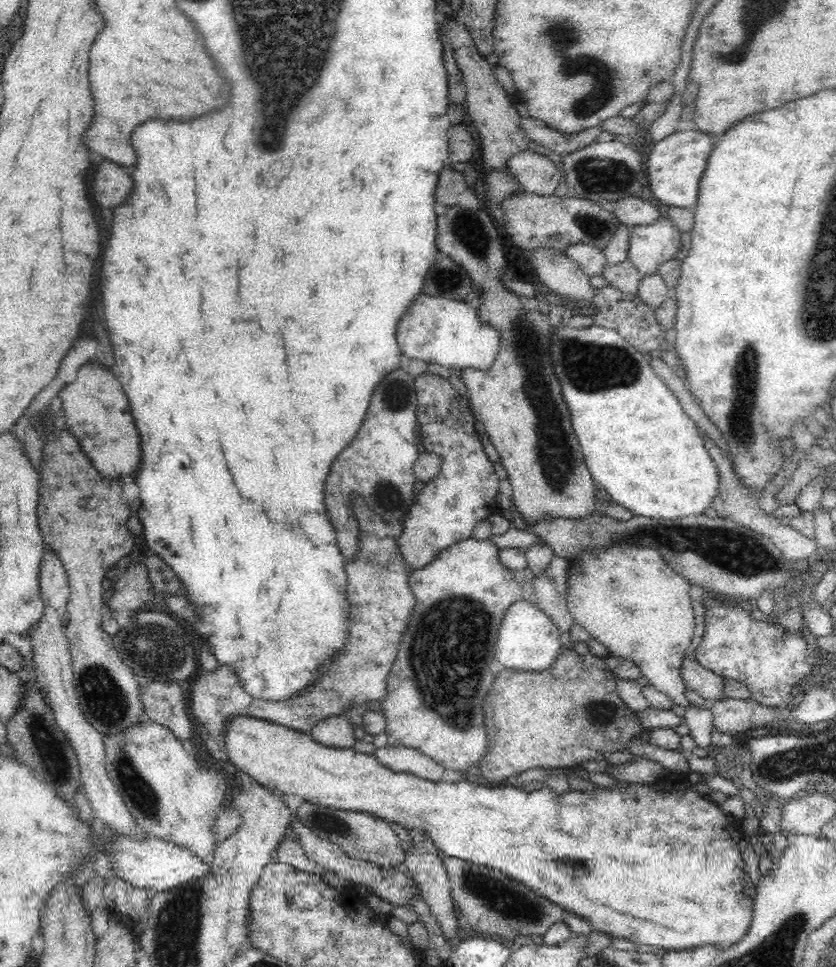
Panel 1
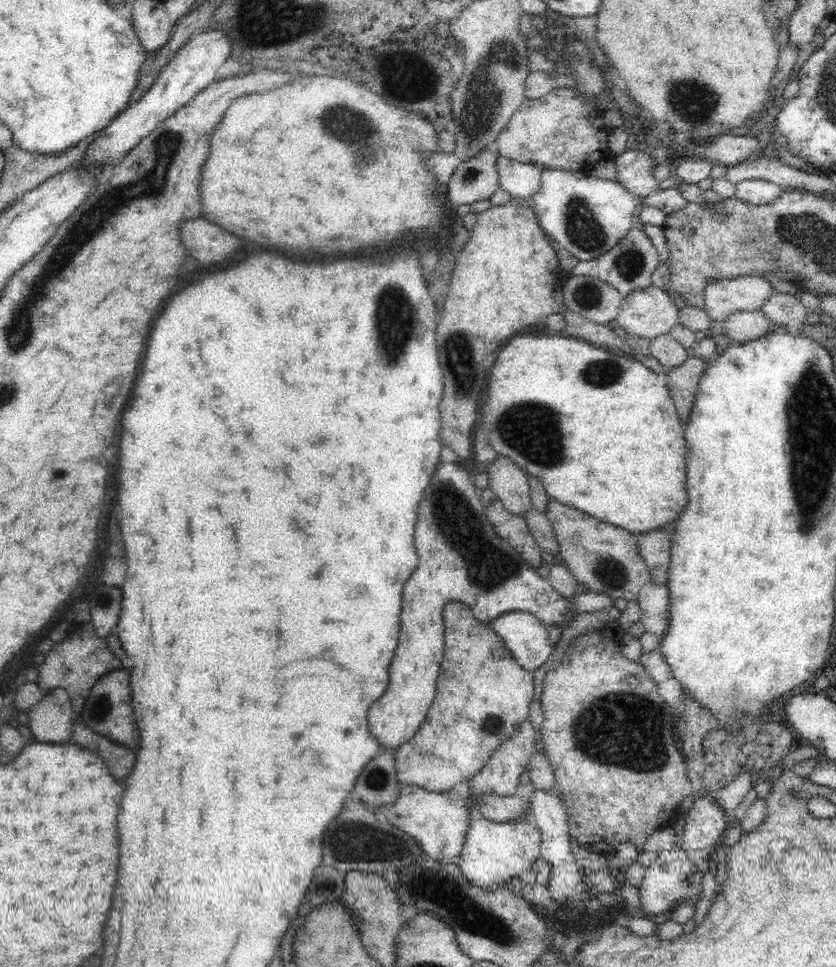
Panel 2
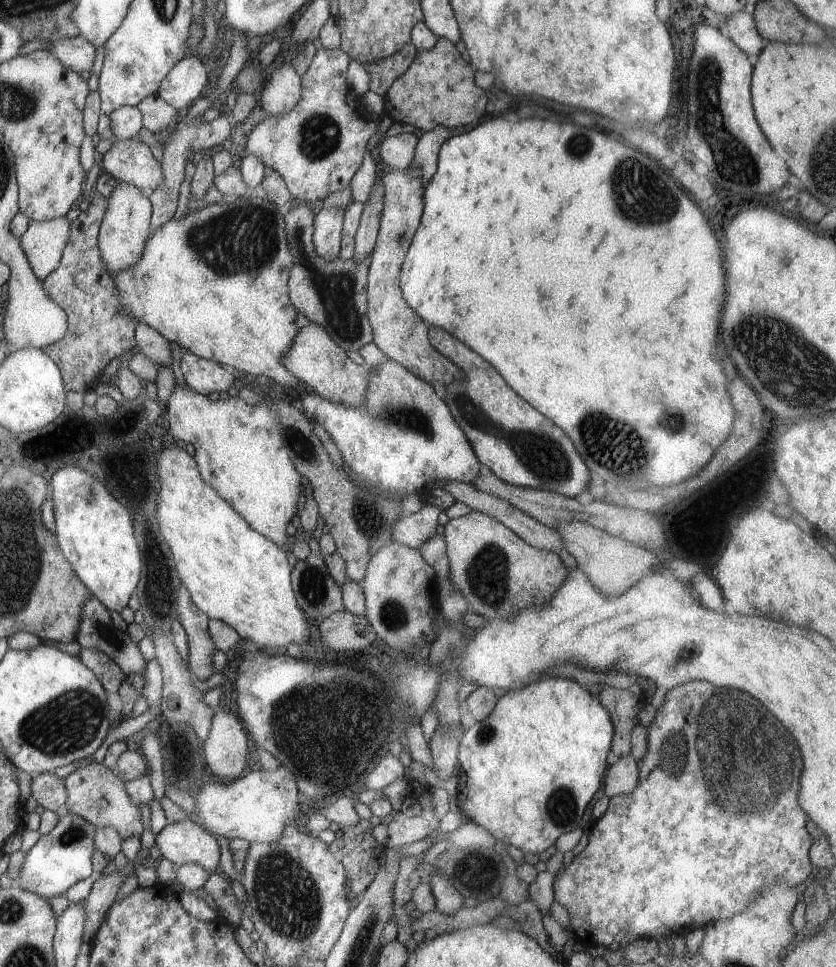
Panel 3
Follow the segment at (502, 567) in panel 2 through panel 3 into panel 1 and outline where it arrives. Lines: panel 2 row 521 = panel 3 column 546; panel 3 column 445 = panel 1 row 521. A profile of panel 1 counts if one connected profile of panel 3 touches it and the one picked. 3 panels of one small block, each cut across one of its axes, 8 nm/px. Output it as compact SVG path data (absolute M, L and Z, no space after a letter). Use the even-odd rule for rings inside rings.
M404 369L390 372L378 386L372 396L366 420L356 434L354 442L340 452L332 464L332 476L328 478L326 504L337 533L337 542L347 564L357 560L360 548L361 531L355 520L353 502L355 499L364 503L386 523L404 524L415 504L416 473L414 464L420 456L420 446L416 439L416 425L419 410L415 377Z

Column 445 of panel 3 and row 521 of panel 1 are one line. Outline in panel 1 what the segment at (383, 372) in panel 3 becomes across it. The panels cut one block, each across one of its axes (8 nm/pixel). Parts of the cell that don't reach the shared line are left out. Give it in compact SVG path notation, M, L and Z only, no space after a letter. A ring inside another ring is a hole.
M428 372L415 378L415 387L419 402L416 416L422 429L422 444L427 452L442 457L440 474L416 496L411 514L402 524L404 533L398 542L405 563L413 571L418 571L434 563L450 545L471 538L480 522L495 512L499 513L495 504L499 479L493 462L486 458L476 438L468 402L452 389L448 381Z

